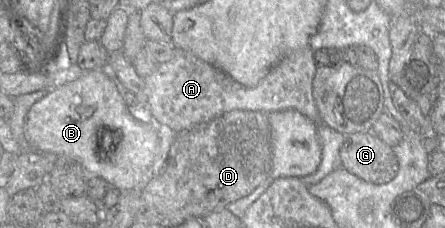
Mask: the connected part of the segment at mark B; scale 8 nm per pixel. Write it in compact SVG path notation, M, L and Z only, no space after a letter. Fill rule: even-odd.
M90 70L36 101L25 117L25 135L38 151L71 157L81 164L88 180L100 177L121 191L141 190L148 179L154 177L151 168L161 140L160 127L149 115L134 117L115 82L102 70Z

